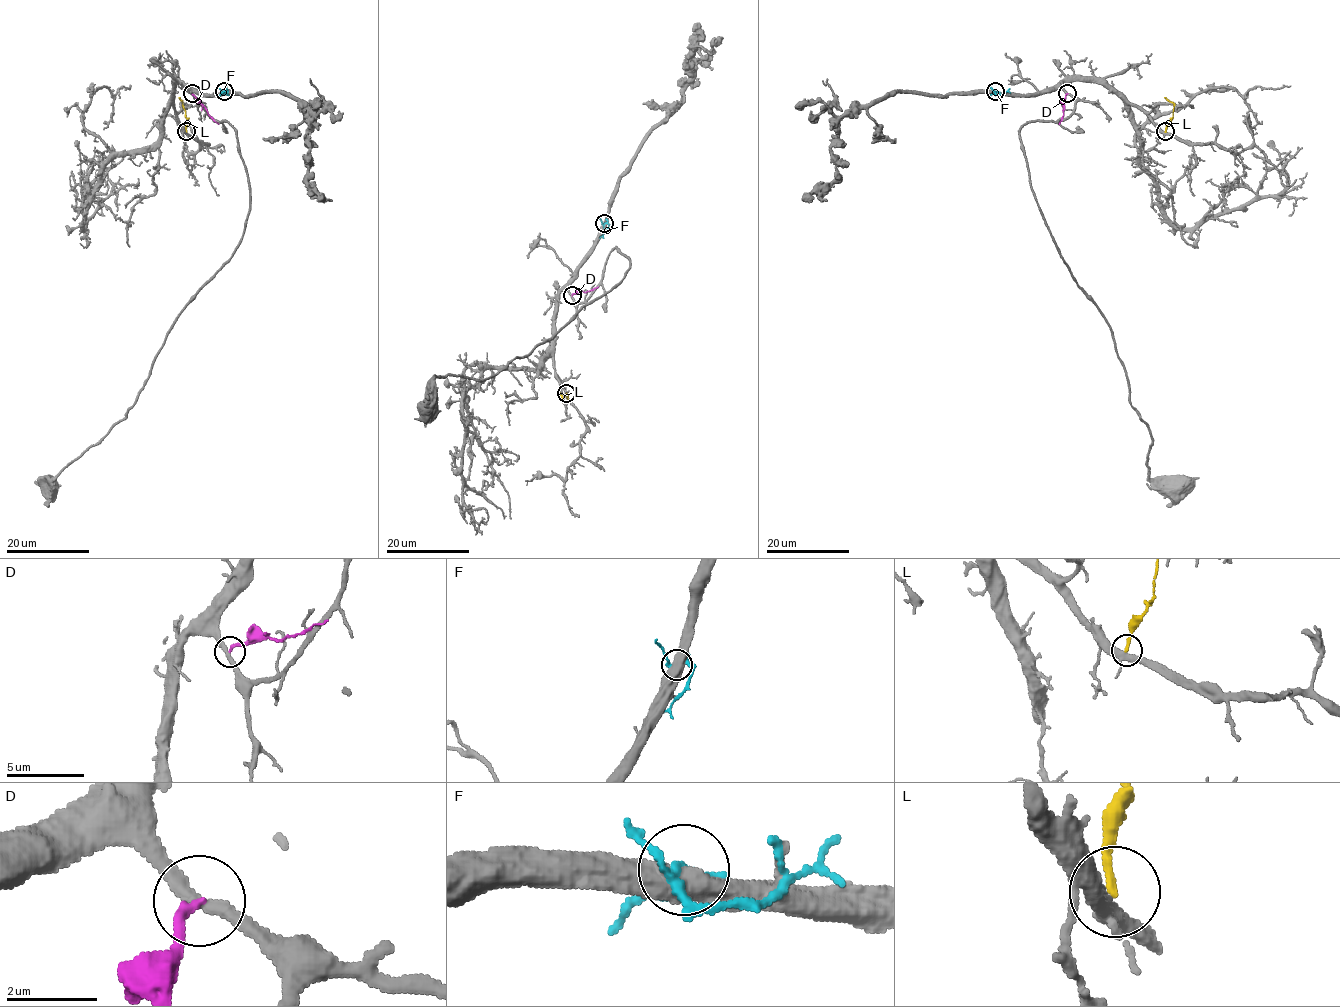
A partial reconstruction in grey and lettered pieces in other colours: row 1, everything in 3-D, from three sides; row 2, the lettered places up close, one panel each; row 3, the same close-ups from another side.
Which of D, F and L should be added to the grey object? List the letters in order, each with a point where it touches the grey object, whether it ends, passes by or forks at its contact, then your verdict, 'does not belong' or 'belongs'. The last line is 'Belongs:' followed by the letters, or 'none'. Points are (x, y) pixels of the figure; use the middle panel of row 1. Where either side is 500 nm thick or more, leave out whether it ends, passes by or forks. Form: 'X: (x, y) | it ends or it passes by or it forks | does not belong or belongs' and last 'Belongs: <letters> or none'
D: (572, 295) | it ends | does not belong
F: (604, 223) | does not belong
L: (566, 393) | it ends | does not belong
Belongs: none

